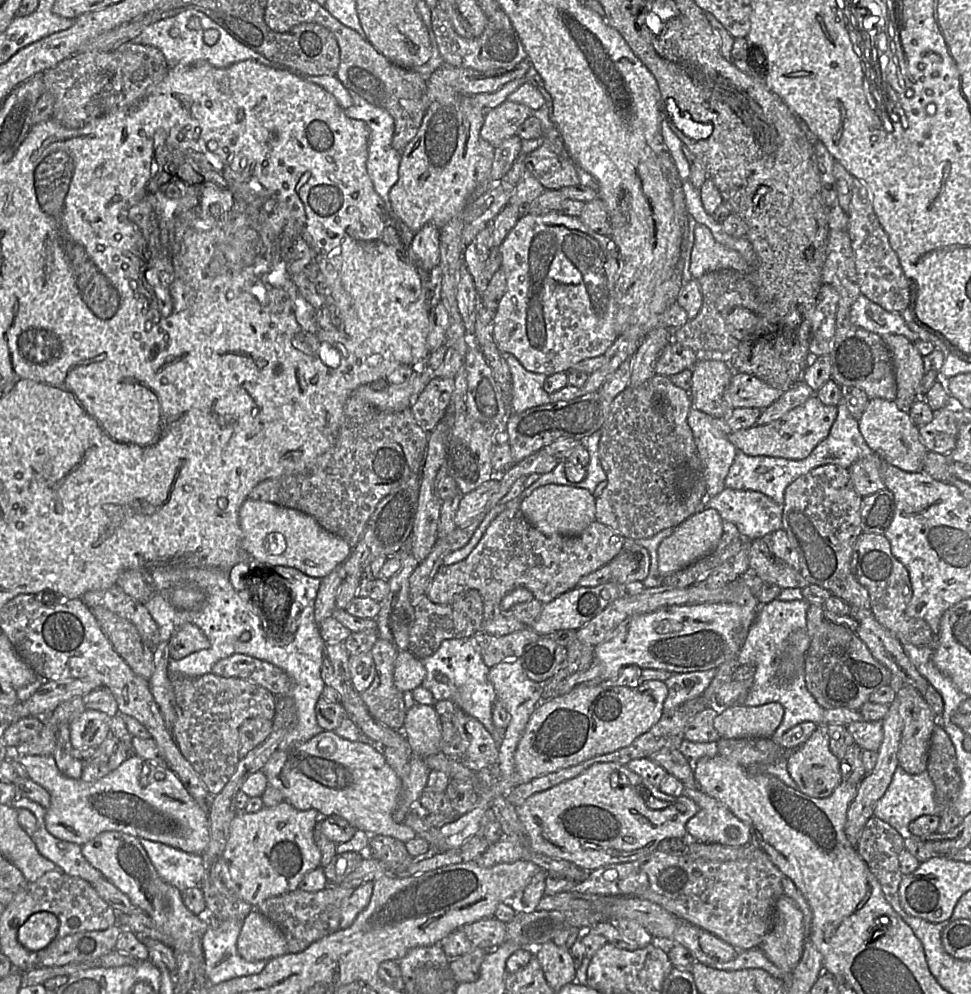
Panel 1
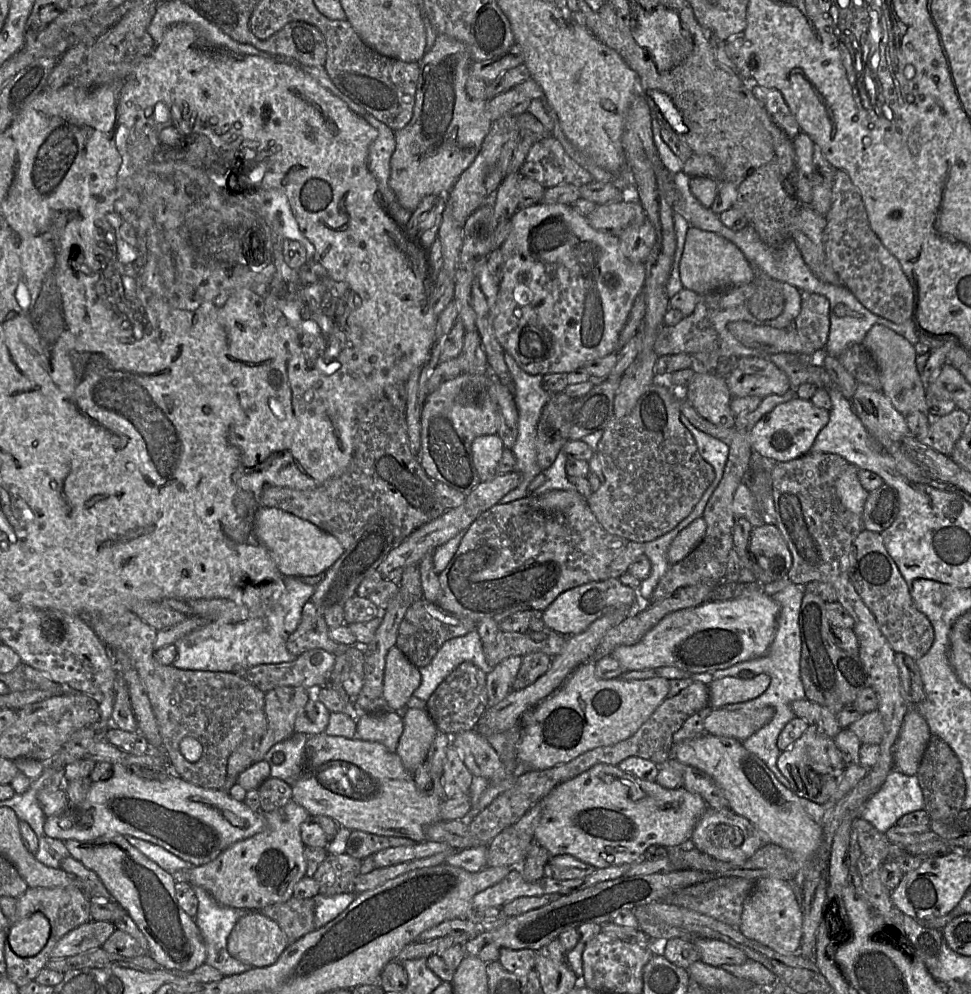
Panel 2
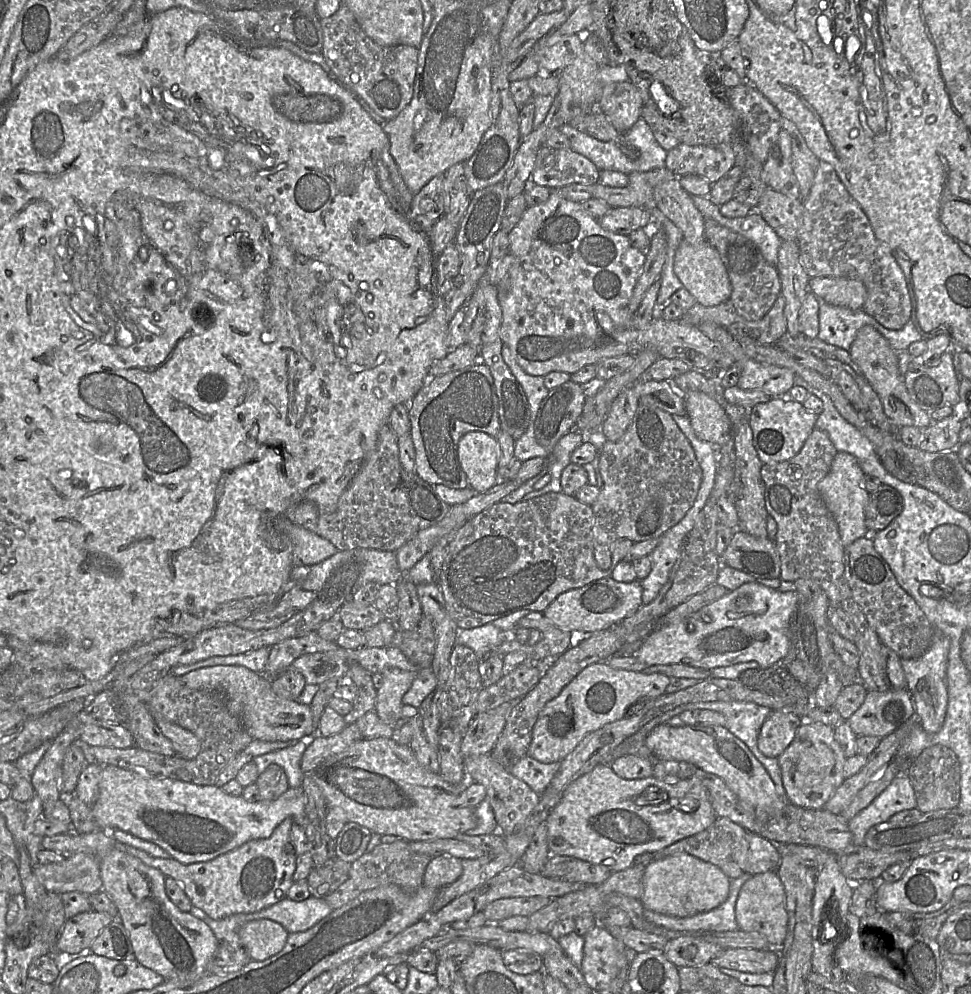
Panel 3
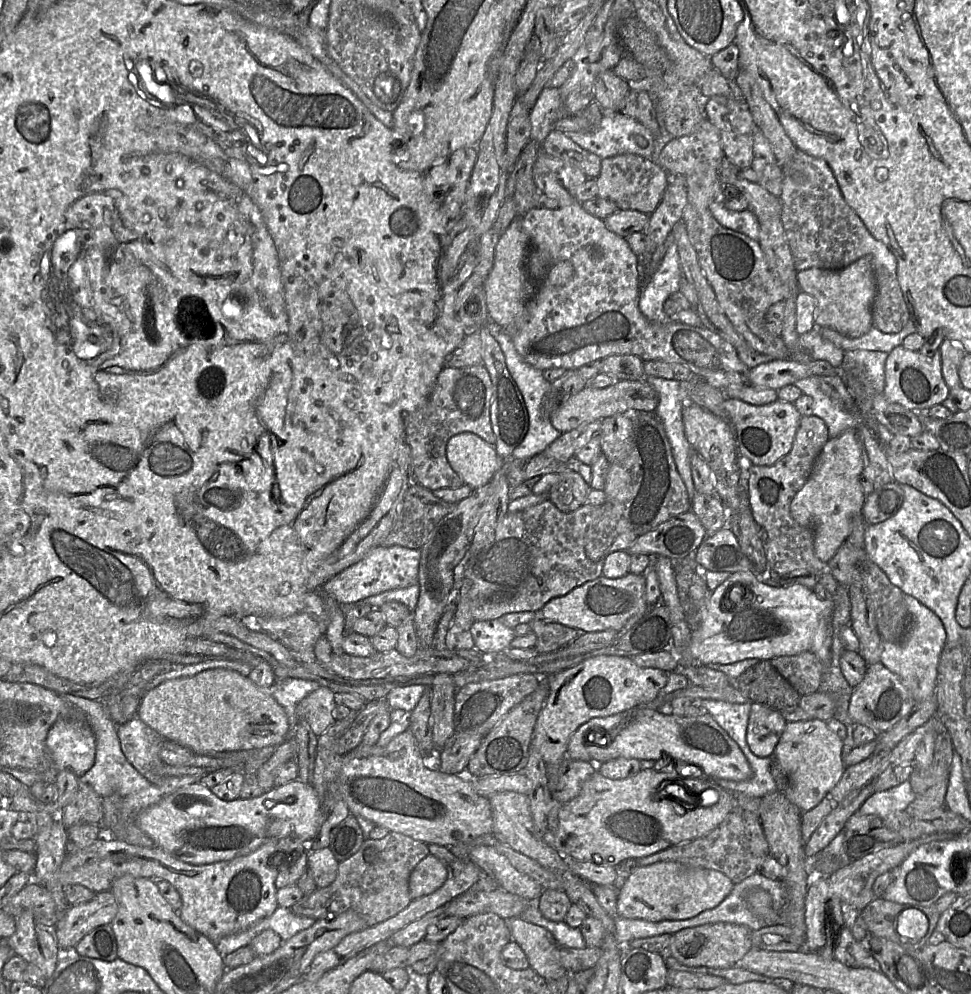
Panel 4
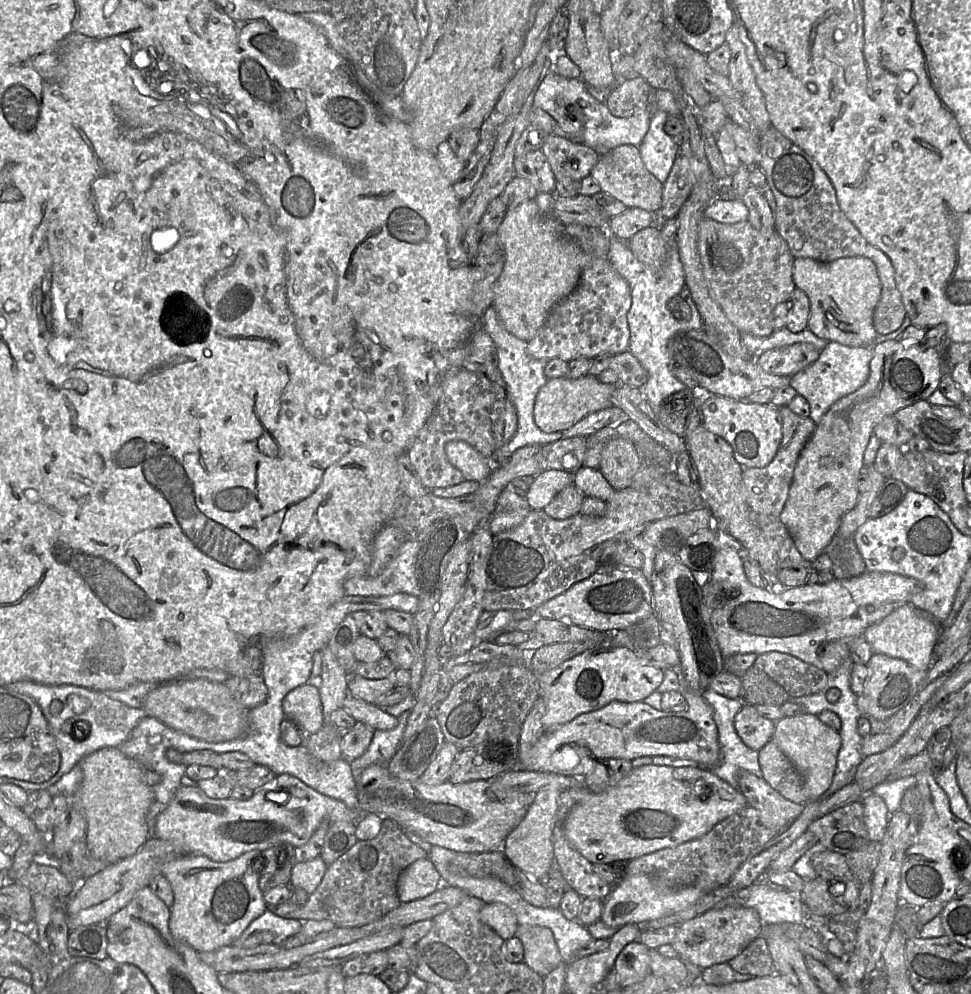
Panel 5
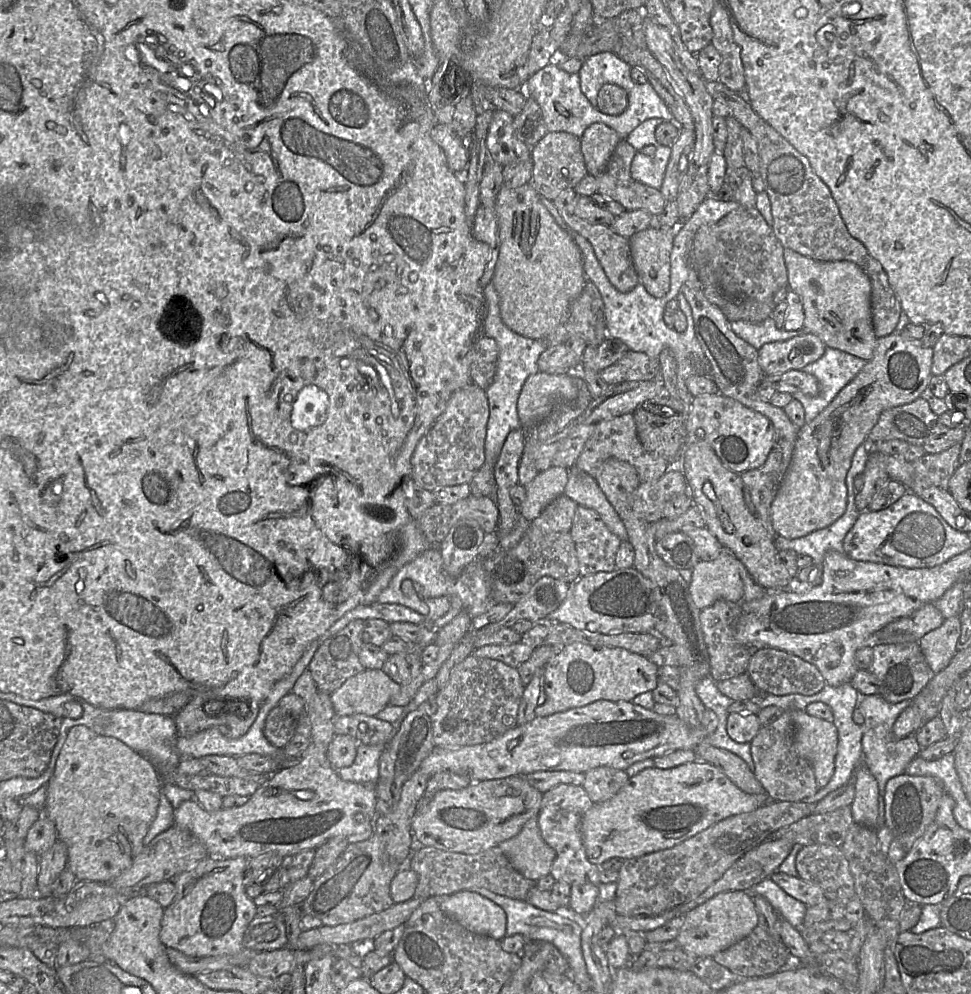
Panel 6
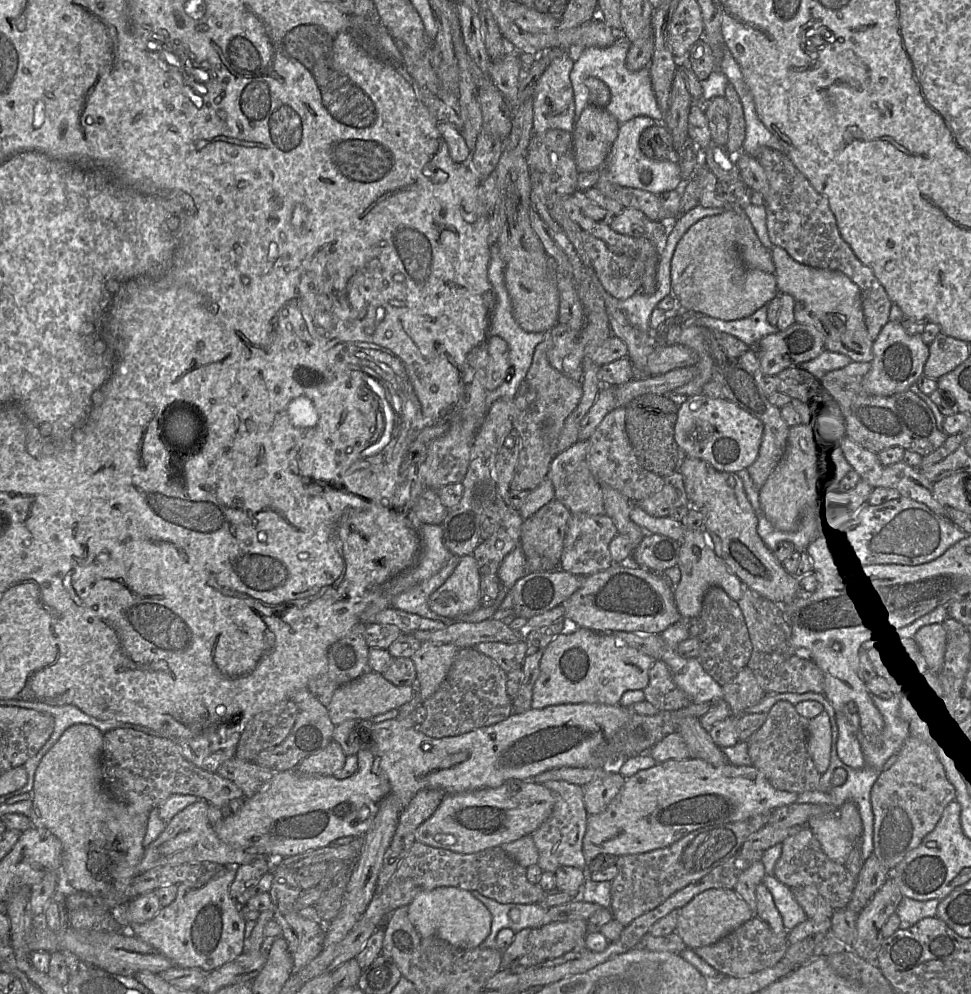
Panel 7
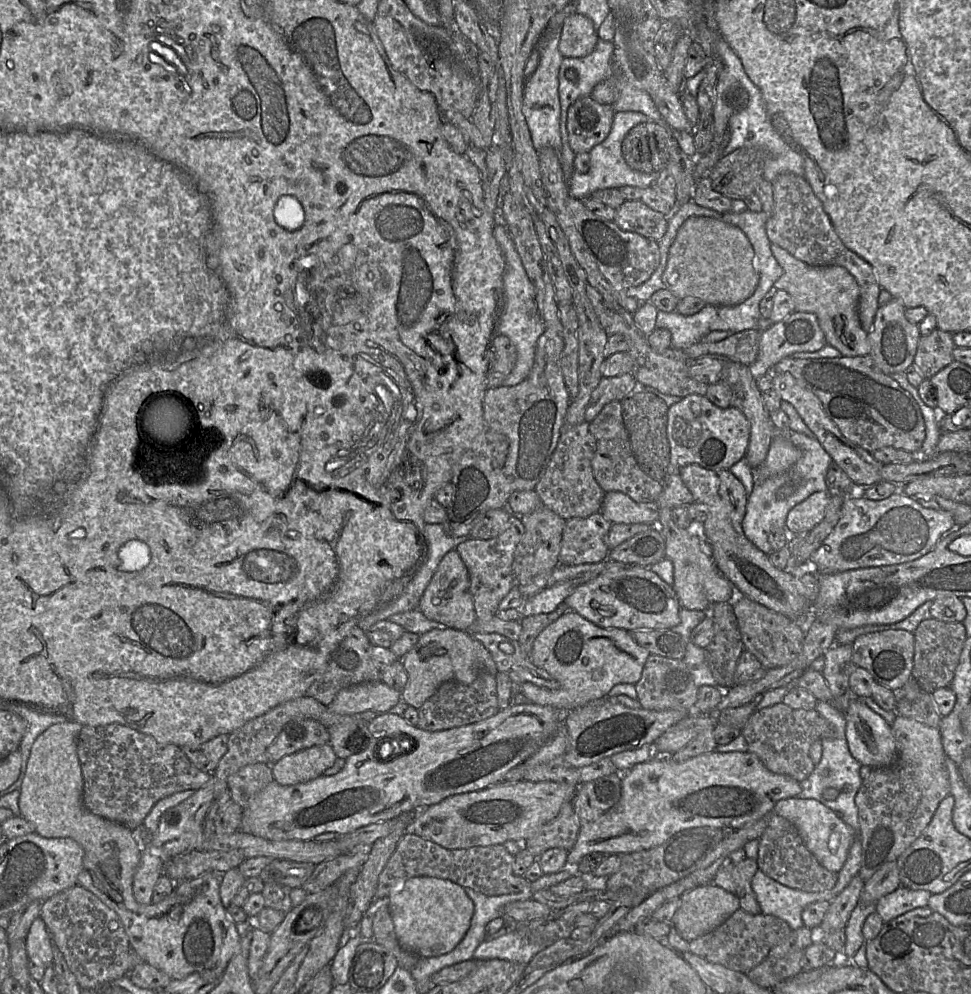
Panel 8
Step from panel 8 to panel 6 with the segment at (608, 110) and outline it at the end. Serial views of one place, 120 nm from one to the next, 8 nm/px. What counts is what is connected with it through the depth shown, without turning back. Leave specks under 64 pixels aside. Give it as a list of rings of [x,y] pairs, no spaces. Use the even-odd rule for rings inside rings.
[[[593,123],[585,129],[579,140],[587,172],[597,177],[605,170],[621,138],[607,125]]]

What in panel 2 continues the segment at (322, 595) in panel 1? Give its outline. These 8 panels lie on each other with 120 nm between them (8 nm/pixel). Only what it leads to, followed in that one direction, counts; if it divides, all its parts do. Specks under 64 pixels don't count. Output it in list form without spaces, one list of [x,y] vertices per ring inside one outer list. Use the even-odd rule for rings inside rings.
[[[307,602],[299,626],[287,639],[287,650],[299,656],[306,651],[319,648],[337,656],[353,646],[335,642],[330,638],[329,631],[324,615],[317,613],[315,607]]]

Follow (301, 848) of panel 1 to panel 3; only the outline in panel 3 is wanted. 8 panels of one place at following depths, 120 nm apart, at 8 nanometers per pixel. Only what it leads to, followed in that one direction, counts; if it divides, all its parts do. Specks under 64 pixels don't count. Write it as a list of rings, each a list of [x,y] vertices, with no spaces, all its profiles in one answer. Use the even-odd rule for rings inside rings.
[[[288,817],[267,839],[248,841],[210,861],[193,864],[182,864],[172,857],[153,857],[143,850],[120,842],[115,843],[115,847],[176,880],[189,897],[195,911],[202,911],[218,920],[234,914],[258,912],[287,898],[287,891],[294,882],[297,858],[294,852],[286,851],[293,823],[293,819]]]

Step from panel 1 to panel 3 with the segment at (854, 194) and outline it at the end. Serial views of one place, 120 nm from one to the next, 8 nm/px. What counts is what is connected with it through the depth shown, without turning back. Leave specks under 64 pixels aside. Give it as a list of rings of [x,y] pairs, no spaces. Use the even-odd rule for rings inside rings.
[[[820,161],[810,192],[803,200],[803,206],[803,221],[798,229],[796,243],[801,263],[810,278],[842,277],[861,281],[866,287],[863,310],[885,328],[902,329],[911,320],[911,299],[903,271],[890,248],[876,238],[868,217],[849,194],[831,164]]]

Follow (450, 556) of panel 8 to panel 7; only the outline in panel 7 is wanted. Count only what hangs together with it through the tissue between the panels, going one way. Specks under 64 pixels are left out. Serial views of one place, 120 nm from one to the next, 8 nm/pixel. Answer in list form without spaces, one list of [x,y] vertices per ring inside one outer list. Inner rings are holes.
[[[472,555],[460,557],[459,563],[445,583],[427,601],[434,614],[456,618],[480,607],[480,575]]]

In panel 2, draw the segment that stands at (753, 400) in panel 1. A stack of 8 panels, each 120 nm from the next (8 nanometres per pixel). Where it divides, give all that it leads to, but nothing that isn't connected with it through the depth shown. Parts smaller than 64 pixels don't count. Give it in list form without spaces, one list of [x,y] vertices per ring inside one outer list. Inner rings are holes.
[[[743,356],[727,377],[733,397],[784,395],[791,389],[788,376],[768,356]]]

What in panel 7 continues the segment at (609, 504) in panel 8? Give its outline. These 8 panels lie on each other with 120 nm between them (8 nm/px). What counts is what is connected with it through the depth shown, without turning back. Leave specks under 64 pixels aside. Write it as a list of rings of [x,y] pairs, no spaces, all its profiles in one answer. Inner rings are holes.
[[[633,503],[630,511],[631,520],[643,528],[646,533],[660,534],[670,537],[679,543],[684,538],[686,527],[682,522],[670,517],[654,517],[646,513],[639,505]]]

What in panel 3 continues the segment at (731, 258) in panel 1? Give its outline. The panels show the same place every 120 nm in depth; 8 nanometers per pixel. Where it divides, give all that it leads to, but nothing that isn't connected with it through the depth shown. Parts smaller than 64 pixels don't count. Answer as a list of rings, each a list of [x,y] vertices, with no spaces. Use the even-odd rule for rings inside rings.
[[[683,239],[676,251],[674,271],[683,288],[688,290],[697,303],[702,306],[716,306],[730,298],[731,283],[727,269],[717,250],[709,245],[706,240],[688,242]]]

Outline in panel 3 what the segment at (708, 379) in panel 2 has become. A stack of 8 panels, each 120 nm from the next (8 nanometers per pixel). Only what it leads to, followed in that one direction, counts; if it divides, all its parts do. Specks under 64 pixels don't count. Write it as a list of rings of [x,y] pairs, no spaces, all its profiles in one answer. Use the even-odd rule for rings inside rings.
[[[693,391],[685,394],[685,410],[696,436],[717,449],[732,437],[732,423],[723,406],[709,395]]]

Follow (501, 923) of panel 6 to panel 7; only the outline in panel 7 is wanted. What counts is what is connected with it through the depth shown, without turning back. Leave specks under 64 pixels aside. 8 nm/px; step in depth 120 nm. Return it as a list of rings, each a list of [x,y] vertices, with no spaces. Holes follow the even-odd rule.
[[[438,887],[419,893],[407,906],[408,917],[423,937],[435,937],[461,949],[480,946],[491,932],[492,916],[488,908],[468,890]]]

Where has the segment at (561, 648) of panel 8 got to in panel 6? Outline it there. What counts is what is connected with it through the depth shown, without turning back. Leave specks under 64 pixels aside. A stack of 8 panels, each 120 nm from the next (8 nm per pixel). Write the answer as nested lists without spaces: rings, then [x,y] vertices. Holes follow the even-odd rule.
[[[571,643],[551,658],[544,668],[545,700],[535,709],[537,717],[550,716],[572,708],[588,705],[597,700],[632,701],[644,692],[652,691],[659,681],[658,666],[647,657],[620,647],[592,646],[584,643]]]

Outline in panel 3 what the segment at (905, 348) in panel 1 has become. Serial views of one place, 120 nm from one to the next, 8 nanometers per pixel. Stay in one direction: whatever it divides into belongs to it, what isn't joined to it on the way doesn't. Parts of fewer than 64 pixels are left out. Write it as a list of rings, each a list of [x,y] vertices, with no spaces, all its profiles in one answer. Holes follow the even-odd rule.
[[[865,325],[858,331],[849,353],[878,394],[884,413],[893,425],[896,427],[915,426],[925,429],[933,422],[929,412],[921,409],[911,399],[905,386],[903,374],[913,359],[907,351],[899,354],[879,331],[870,325]]]

